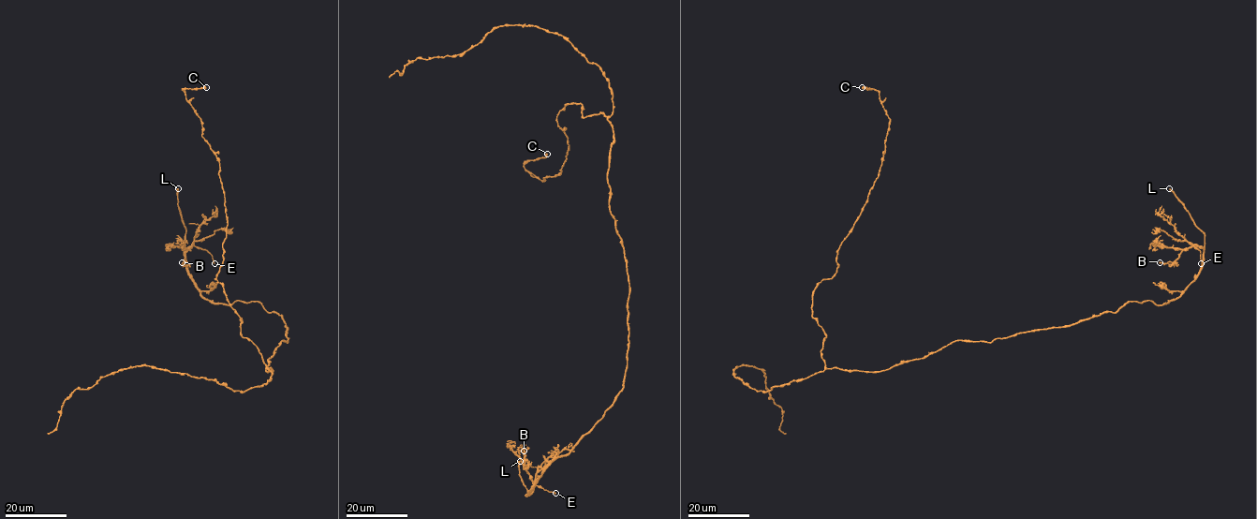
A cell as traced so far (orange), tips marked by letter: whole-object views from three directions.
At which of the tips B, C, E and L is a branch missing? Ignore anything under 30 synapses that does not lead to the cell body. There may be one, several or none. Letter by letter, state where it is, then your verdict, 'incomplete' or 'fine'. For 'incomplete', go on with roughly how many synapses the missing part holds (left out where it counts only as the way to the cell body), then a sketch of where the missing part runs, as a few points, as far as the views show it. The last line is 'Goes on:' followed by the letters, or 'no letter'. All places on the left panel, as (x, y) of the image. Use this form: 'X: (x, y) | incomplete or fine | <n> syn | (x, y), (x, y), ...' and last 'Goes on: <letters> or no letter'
B: (182, 262) | fine
C: (206, 87) | fine
E: (214, 263) | fine
L: (178, 188) | incomplete
Goes on: L

